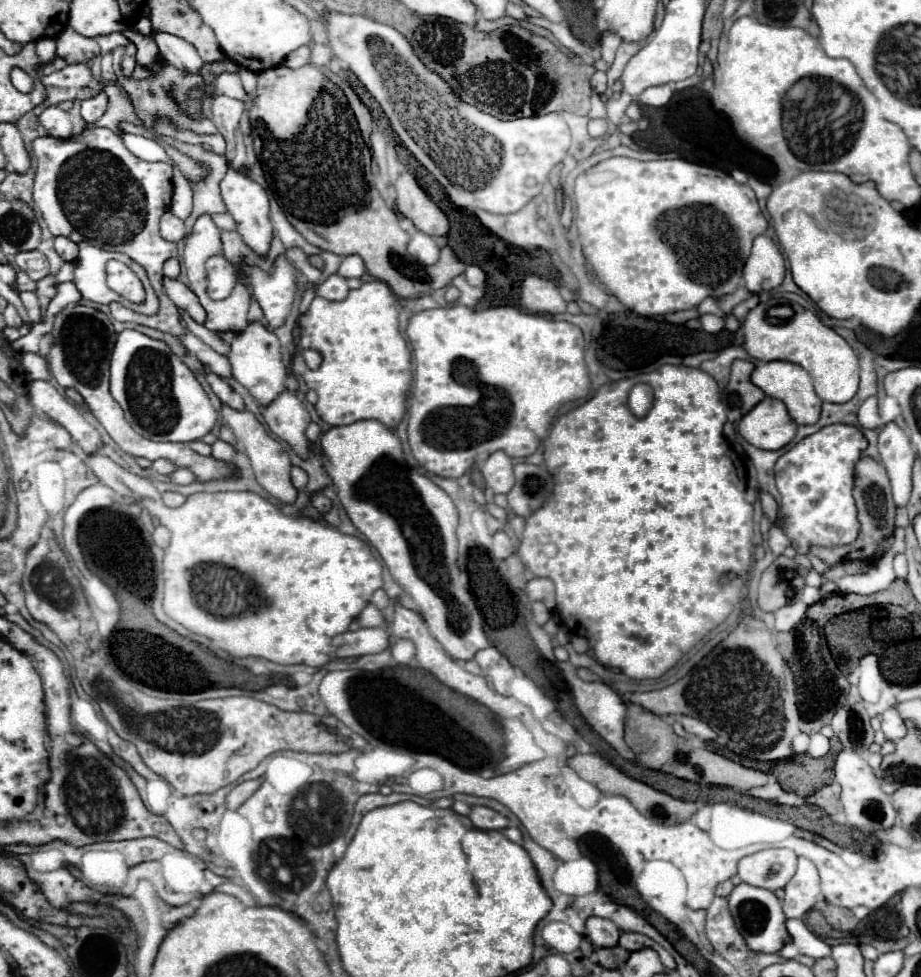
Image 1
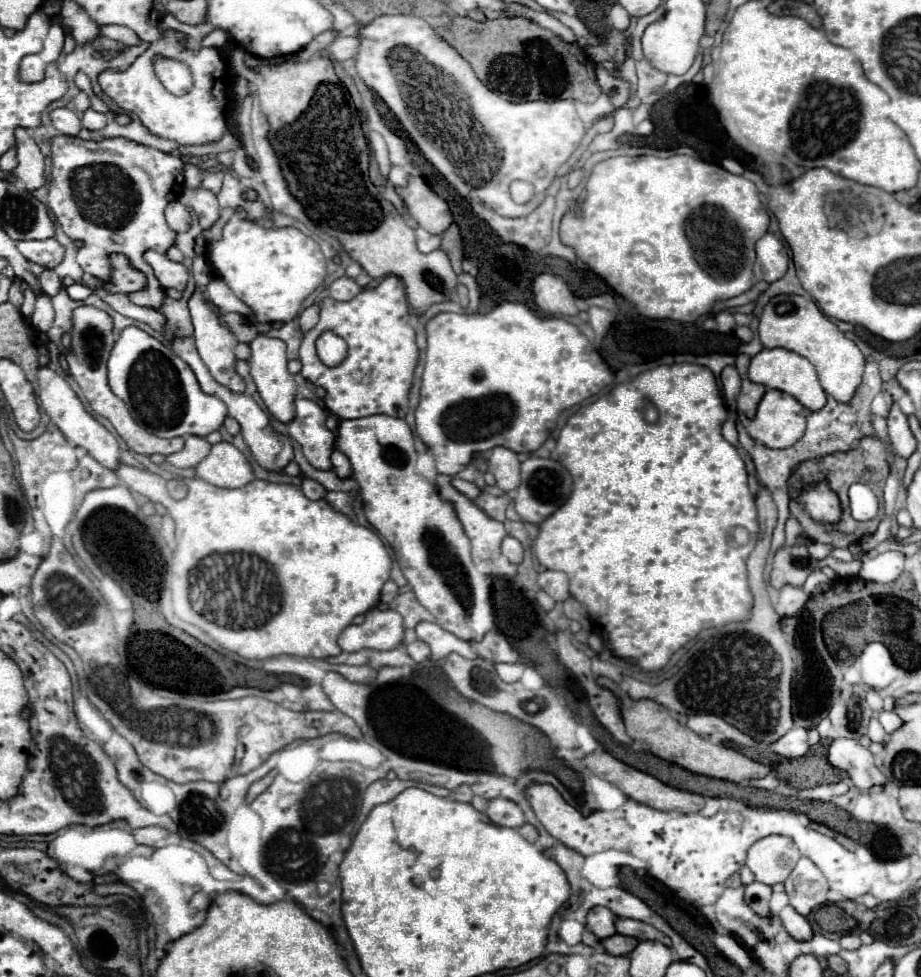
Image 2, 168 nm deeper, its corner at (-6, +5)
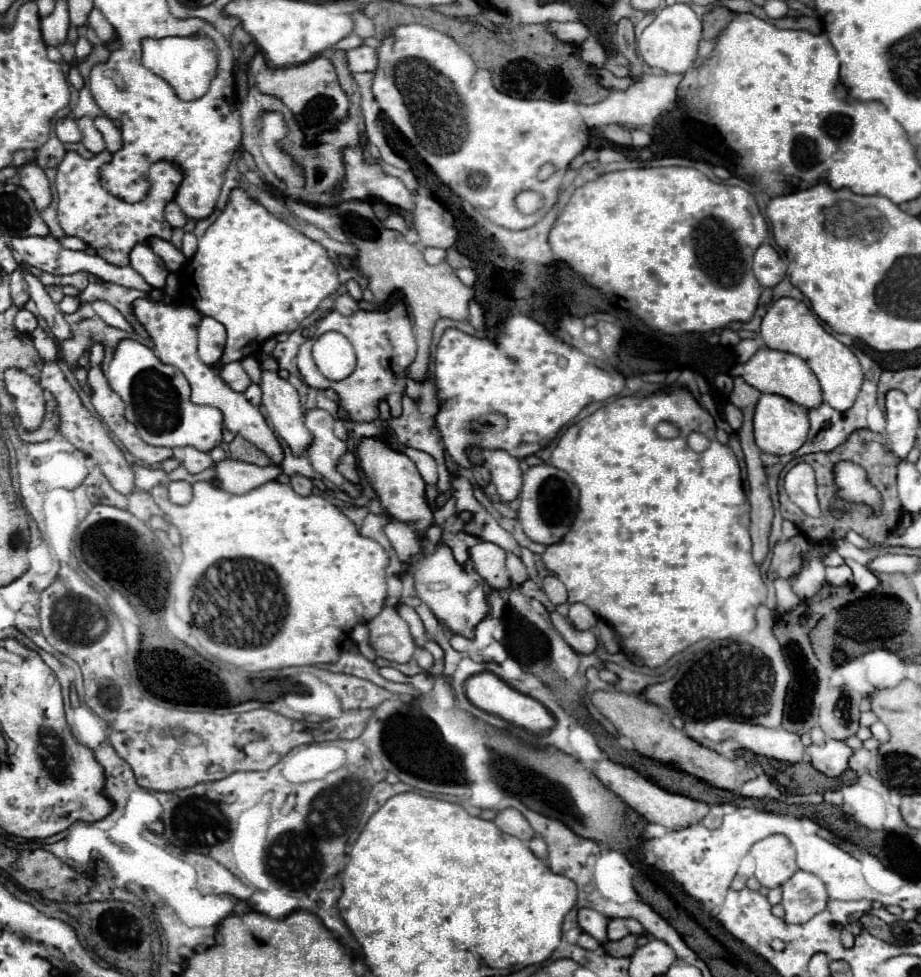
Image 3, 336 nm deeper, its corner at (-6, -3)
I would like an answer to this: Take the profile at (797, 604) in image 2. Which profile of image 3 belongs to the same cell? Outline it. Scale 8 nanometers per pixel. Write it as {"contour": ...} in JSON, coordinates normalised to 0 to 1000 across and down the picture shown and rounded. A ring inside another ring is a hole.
{"contour":[[[843,592],[843,594],[840,594],[840,602],[843,602],[843,614],[845,614],[845,622],[843,622],[845,628],[858,626],[860,622],[864,622],[864,620],[869,618],[869,612],[860,606],[856,594]]]}

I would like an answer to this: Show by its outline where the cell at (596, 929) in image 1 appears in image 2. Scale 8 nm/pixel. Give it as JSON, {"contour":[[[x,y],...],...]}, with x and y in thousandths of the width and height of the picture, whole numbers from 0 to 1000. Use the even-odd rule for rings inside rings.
{"contour":[[[647,927],[638,933],[638,944],[636,950],[643,952],[651,962],[662,960],[669,956],[669,938],[654,927]]]}

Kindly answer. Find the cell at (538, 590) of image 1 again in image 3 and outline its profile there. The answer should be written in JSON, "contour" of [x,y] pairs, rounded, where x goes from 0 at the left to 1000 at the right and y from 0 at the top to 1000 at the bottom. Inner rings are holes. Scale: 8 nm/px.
{"contour":[[[597,588],[597,590],[593,590],[588,596],[591,596],[591,598],[588,598],[588,604],[591,604],[591,608],[597,612],[597,616],[599,616],[602,620],[615,616],[615,600],[612,600],[604,590]]]}

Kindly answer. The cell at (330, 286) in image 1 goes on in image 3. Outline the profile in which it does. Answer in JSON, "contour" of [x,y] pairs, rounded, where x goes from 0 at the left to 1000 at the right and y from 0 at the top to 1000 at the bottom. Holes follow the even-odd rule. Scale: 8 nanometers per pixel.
{"contour":[[[374,301],[374,303],[365,305],[365,309],[363,309],[363,317],[367,317],[367,319],[374,321],[374,323],[382,323],[384,319],[389,319],[389,309],[382,307],[378,301]]]}

